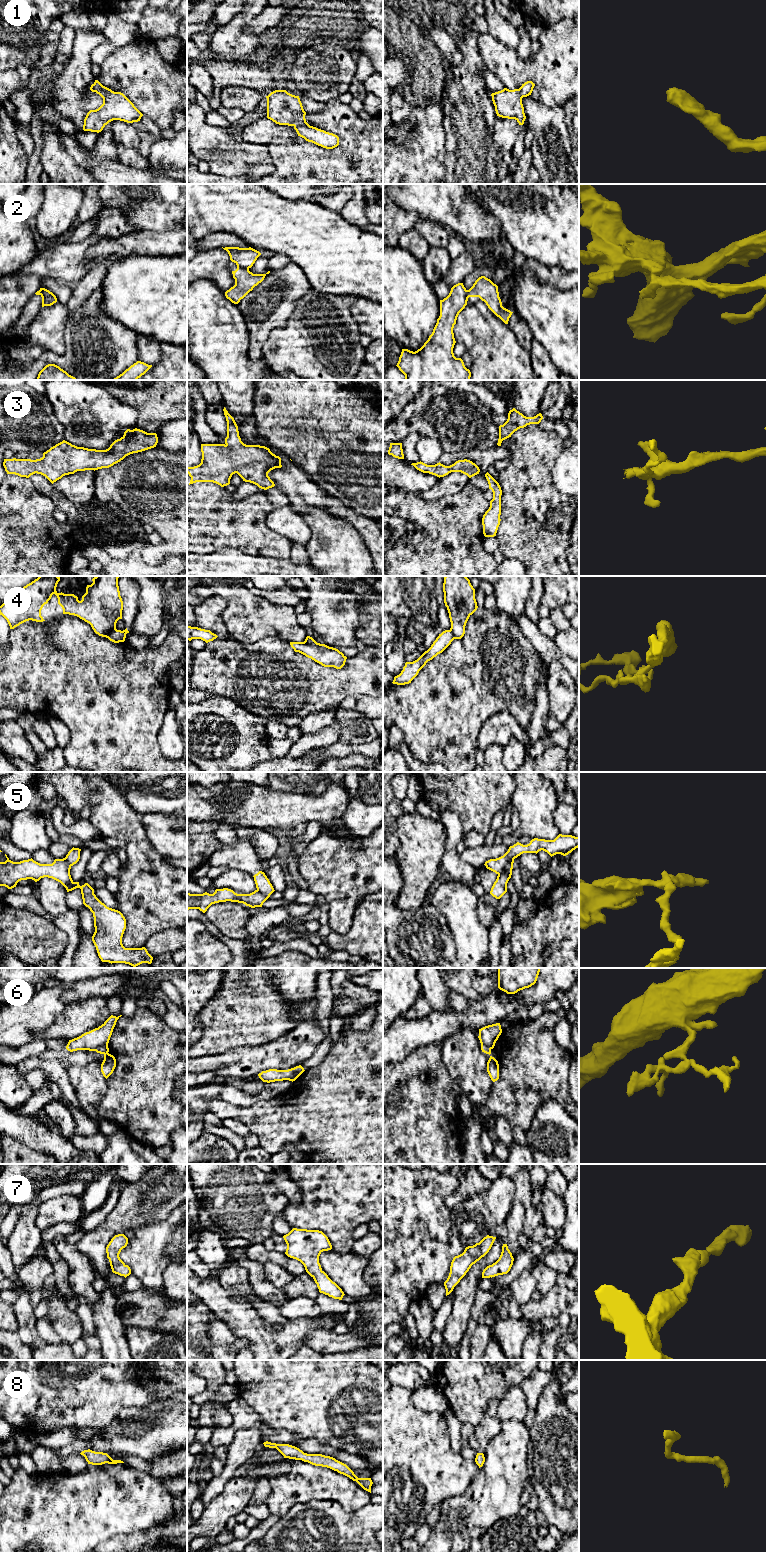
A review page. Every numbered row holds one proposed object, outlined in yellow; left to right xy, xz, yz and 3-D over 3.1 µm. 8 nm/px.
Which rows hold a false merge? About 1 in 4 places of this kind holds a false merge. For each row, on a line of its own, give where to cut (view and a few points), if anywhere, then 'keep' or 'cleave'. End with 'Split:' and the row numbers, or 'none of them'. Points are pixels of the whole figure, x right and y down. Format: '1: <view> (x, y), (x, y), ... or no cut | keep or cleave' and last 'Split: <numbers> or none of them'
1: no cut | keep
2: xz (237, 265), (248, 269) | cleave
3: no cut | keep
4: xz (304, 641), (312, 645), (320, 644) | cleave
5: yz (513, 859), (510, 859), (498, 874) | cleave
6: xy (107, 1044), (100, 1045), (95, 1050) | cleave
7: no cut | keep
8: no cut | keep
Split: 2, 4, 5, 6

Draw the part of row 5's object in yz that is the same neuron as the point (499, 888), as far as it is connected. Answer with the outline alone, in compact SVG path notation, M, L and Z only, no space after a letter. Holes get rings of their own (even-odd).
M510 860L506 863L503 871L498 874L491 888L490 894L496 899L500 899L507 892L507 883L512 875L513 863L514 860Z

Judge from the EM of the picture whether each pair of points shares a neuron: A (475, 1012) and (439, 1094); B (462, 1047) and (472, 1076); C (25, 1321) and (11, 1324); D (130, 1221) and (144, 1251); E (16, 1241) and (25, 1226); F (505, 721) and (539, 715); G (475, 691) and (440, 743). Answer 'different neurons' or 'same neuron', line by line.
A: different neurons
B: same neuron
C: different neurons
D: different neurons
E: same neuron
F: different neurons
G: same neuron

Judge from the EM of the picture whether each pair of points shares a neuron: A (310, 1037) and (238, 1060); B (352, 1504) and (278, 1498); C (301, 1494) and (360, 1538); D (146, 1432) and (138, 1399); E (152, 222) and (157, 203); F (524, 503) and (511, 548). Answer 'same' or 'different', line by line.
A: same
B: same
C: different
D: different
E: same
F: same

